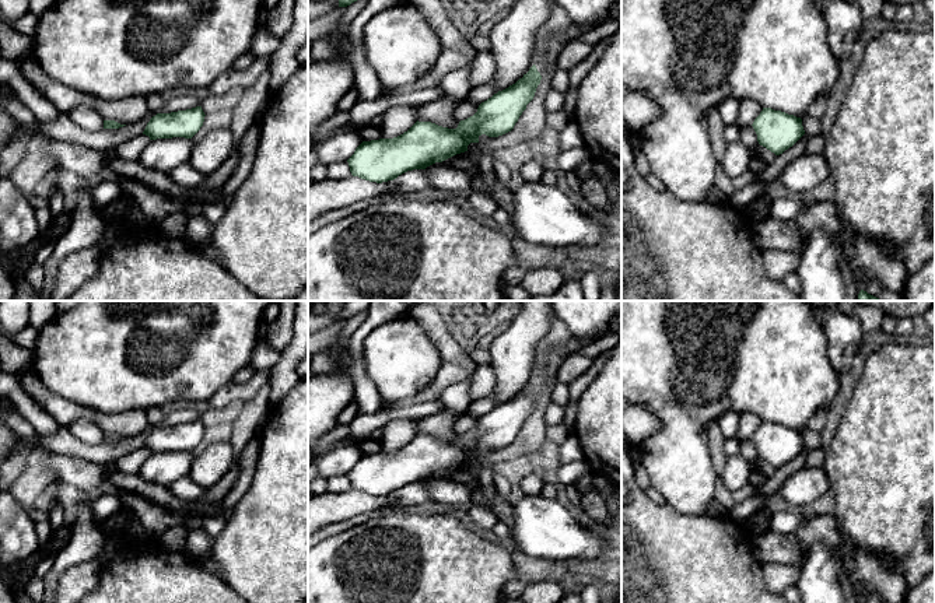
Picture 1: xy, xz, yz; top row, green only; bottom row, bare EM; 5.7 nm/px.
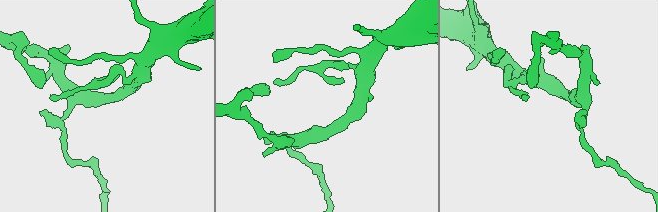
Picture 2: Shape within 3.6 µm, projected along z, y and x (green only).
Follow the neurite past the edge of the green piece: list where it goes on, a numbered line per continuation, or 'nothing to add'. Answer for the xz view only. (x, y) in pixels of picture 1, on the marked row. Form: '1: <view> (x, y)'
nothing to add

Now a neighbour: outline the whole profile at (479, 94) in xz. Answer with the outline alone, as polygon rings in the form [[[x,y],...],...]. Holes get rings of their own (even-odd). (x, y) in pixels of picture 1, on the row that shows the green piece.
[[[487,83],[472,88],[472,91],[466,95],[465,101],[480,105],[481,102],[487,101],[497,92],[497,87],[493,85],[491,83]]]

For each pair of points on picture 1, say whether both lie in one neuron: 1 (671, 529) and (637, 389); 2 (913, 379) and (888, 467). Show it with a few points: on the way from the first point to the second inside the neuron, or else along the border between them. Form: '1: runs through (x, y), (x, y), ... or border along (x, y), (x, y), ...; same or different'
1: border along (664, 501), (676, 511), (694, 515); different
2: runs through (913, 402), (913, 442), (910, 445); same

